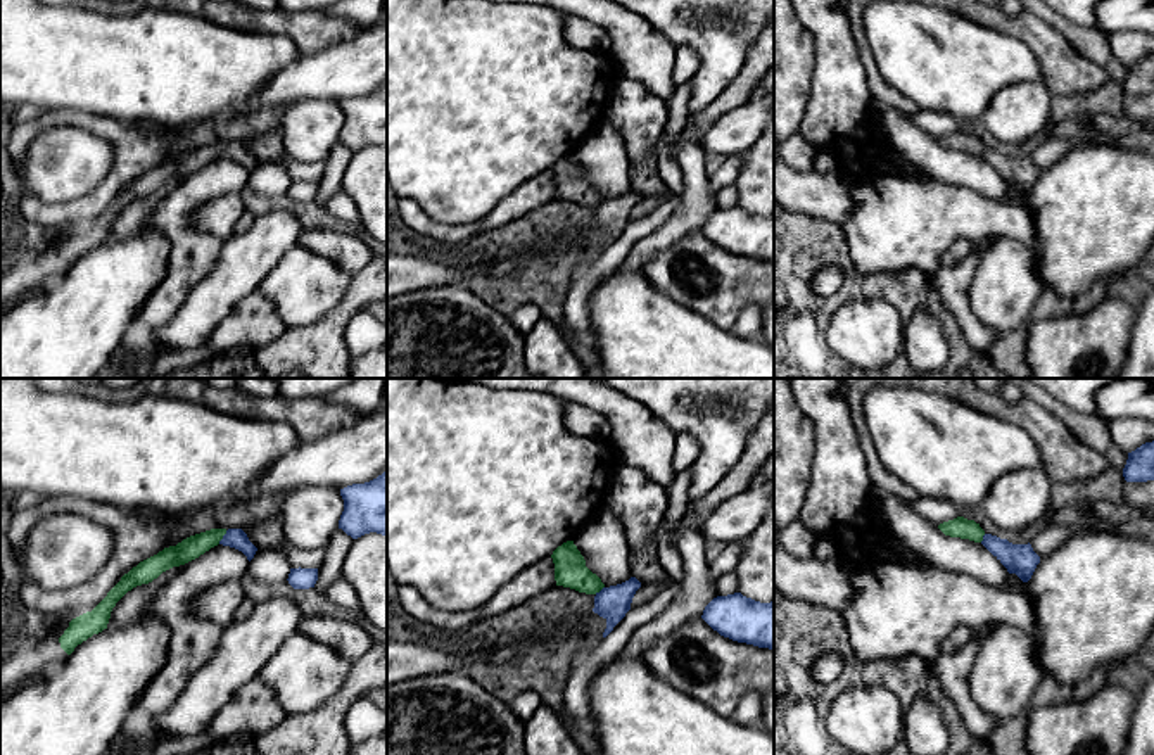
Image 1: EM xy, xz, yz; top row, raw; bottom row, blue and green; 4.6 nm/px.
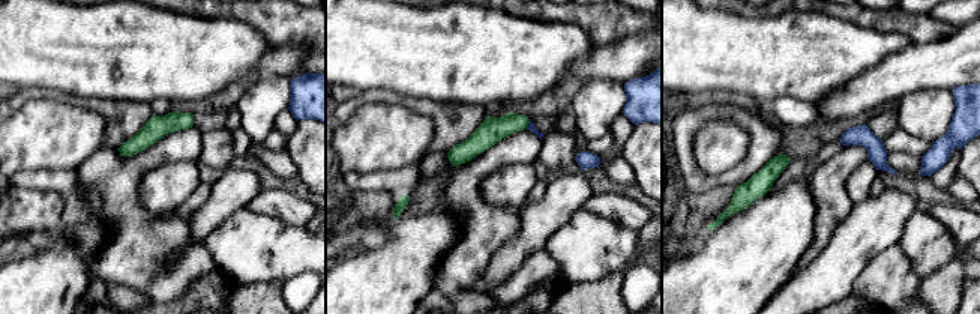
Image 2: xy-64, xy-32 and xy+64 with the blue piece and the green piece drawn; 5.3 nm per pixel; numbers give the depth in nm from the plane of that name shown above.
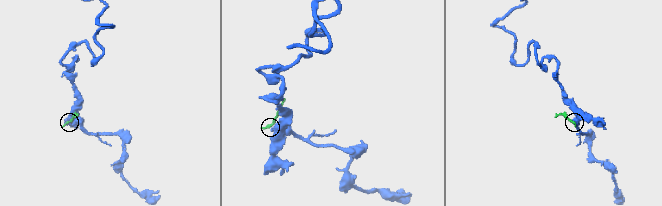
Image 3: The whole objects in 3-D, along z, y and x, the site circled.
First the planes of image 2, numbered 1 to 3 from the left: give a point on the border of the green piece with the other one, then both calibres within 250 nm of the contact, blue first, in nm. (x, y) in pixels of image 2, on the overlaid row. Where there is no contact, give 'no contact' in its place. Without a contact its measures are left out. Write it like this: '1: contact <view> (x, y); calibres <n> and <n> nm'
1: no contact
2: contact xy-32 (529, 125); calibres 40 and 140 nm
3: no contact

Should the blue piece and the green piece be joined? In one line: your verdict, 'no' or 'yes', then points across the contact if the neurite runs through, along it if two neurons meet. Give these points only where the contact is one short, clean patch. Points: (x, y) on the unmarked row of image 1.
no; border xy (227, 144), (218, 156)

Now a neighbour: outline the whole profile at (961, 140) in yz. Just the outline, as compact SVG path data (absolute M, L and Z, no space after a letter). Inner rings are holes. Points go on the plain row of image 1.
M957 130L954 133L943 135L938 142L950 150L969 152L974 155L981 155L985 143L974 133L967 133L964 130Z

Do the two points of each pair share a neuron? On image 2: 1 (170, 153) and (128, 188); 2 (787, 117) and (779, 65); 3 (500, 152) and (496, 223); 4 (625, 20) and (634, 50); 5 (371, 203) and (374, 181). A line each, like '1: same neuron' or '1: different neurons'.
1: same neuron
2: different neurons
3: same neuron
4: different neurons
5: different neurons

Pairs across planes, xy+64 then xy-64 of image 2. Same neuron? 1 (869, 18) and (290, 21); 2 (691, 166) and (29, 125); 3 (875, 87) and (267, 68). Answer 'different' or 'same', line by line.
1: same
2: different
3: same

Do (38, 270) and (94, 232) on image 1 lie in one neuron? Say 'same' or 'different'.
same

